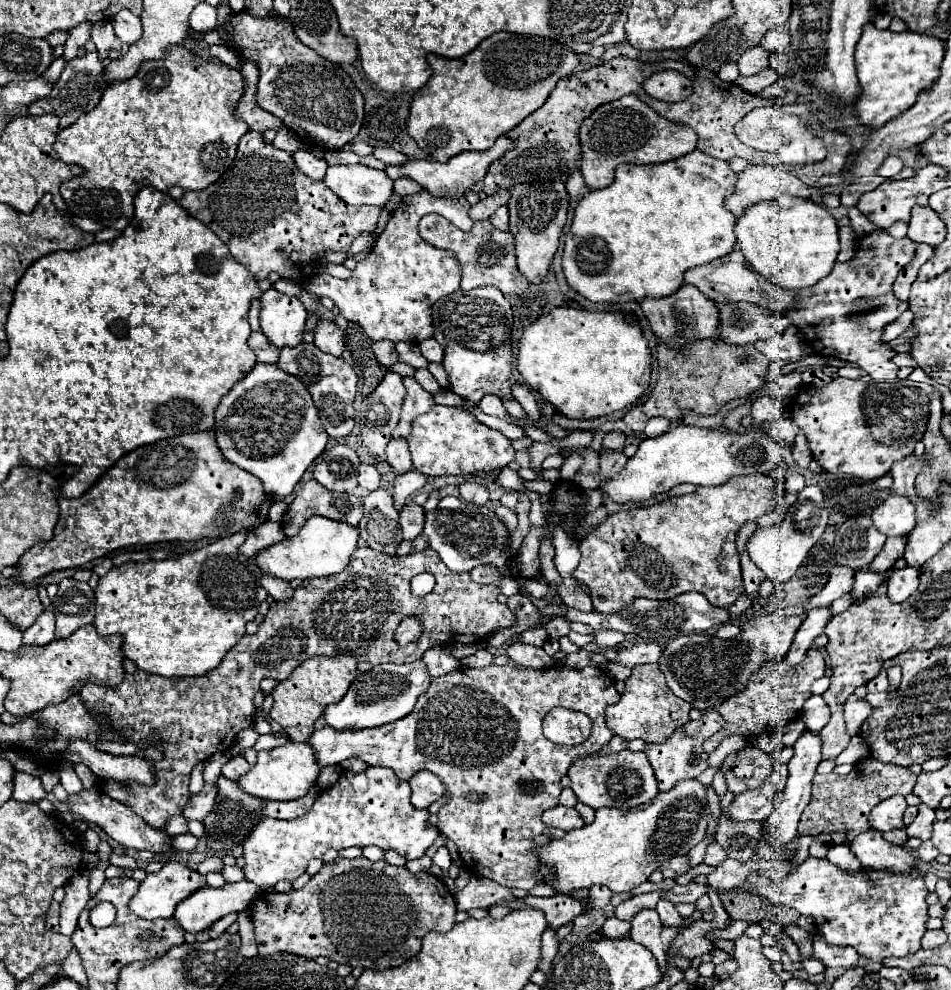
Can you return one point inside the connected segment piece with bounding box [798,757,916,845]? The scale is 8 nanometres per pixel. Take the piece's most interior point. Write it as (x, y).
(838, 811)

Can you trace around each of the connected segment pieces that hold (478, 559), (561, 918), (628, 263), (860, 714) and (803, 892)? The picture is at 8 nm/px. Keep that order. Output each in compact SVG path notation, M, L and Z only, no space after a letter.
M446 495L440 499L438 507L432 513L426 513L426 523L422 535L428 539L428 547L434 549L446 567L452 571L470 571L476 565L496 565L502 575L510 575L508 571L508 555L502 555L502 547L506 545L508 529L498 521L490 507L478 507L466 503L454 495Z
M554 895L554 897L524 897L528 905L538 907L546 913L546 921L548 921L548 929L556 931L560 925L570 923L576 915L580 915L584 911L582 903L572 899L570 895Z
M702 151L658 165L620 165L610 187L592 189L574 209L570 231L564 237L562 269L568 285L588 301L640 301L644 297L670 295L682 285L682 275L690 267L710 263L732 251L736 217L724 209L724 197L732 195L736 173L728 161L714 159Z
M850 695L850 699L844 705L844 719L846 719L846 727L850 735L856 735L860 731L860 725L870 715L870 711L872 707L866 701L858 699L856 695Z
M786 855L790 871L784 883L772 883L760 871L754 871L746 879L746 893L762 895L776 905L796 909L800 915L812 917L818 933L830 945L850 945L858 955L870 961L882 961L886 957L904 957L920 949L920 939L926 933L928 889L924 885L924 873L898 875L898 871L862 869L850 873L830 863L828 859L808 857L794 867L794 855Z

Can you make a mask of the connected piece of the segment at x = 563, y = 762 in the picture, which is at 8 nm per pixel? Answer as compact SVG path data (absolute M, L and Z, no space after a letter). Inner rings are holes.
M510 661L508 665L488 665L480 669L458 667L442 677L432 679L426 693L418 697L414 711L398 723L362 729L362 731L334 731L332 727L322 727L310 737L310 747L316 755L320 767L338 765L344 759L358 757L370 765L392 767L400 779L410 779L416 771L428 769L438 775L446 787L446 805L438 811L438 831L458 845L460 859L472 875L482 875L504 887L532 889L536 885L536 835L542 835L546 825L540 821L542 811L558 805L558 795L562 791L560 779L568 773L570 765L590 753L600 751L612 733L604 723L604 709L618 703L620 693L614 687L614 679L598 667L572 669L566 665L556 665L544 671L528 669ZM552 707L568 707L582 711L592 719L592 733L582 745L566 747L546 741L542 735L542 719ZM468 795L480 795L480 801L468 801Z

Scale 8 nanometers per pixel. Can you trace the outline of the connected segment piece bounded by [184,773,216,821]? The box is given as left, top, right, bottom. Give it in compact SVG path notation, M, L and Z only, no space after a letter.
M206 773L204 777L206 777L206 781L204 781L202 791L200 791L198 795L192 795L190 801L188 801L186 807L184 807L184 817L186 817L186 819L202 821L206 815L210 815L210 811L212 811L212 807L214 807L214 801L216 801L214 779L216 779L216 775Z

